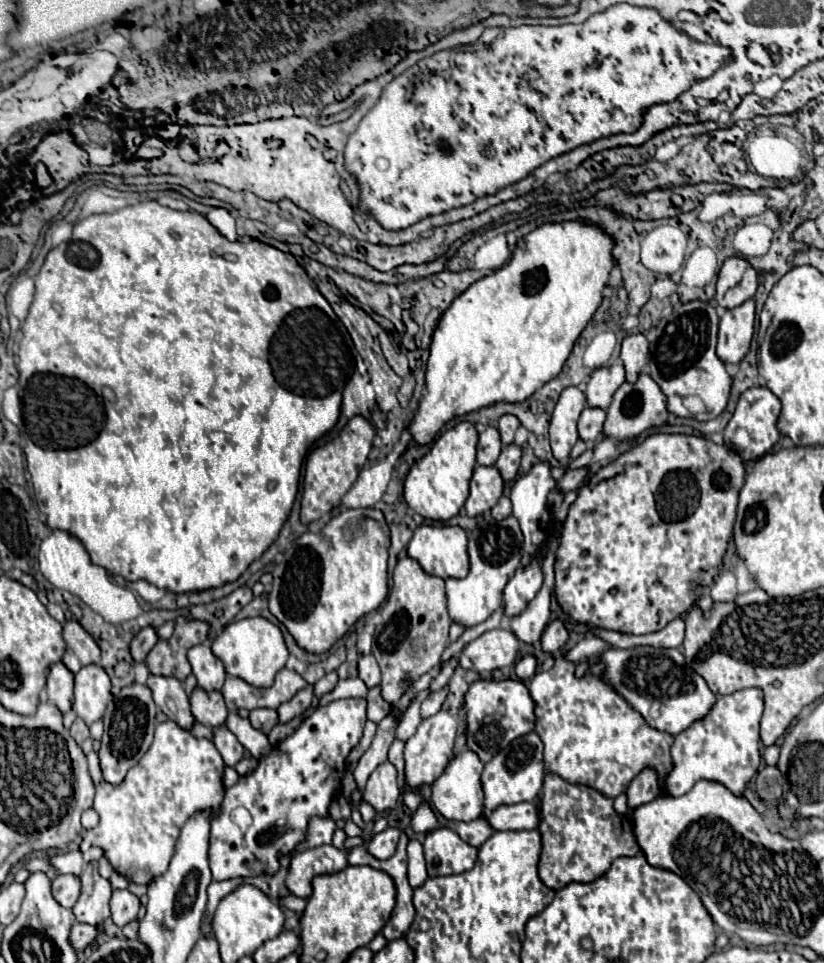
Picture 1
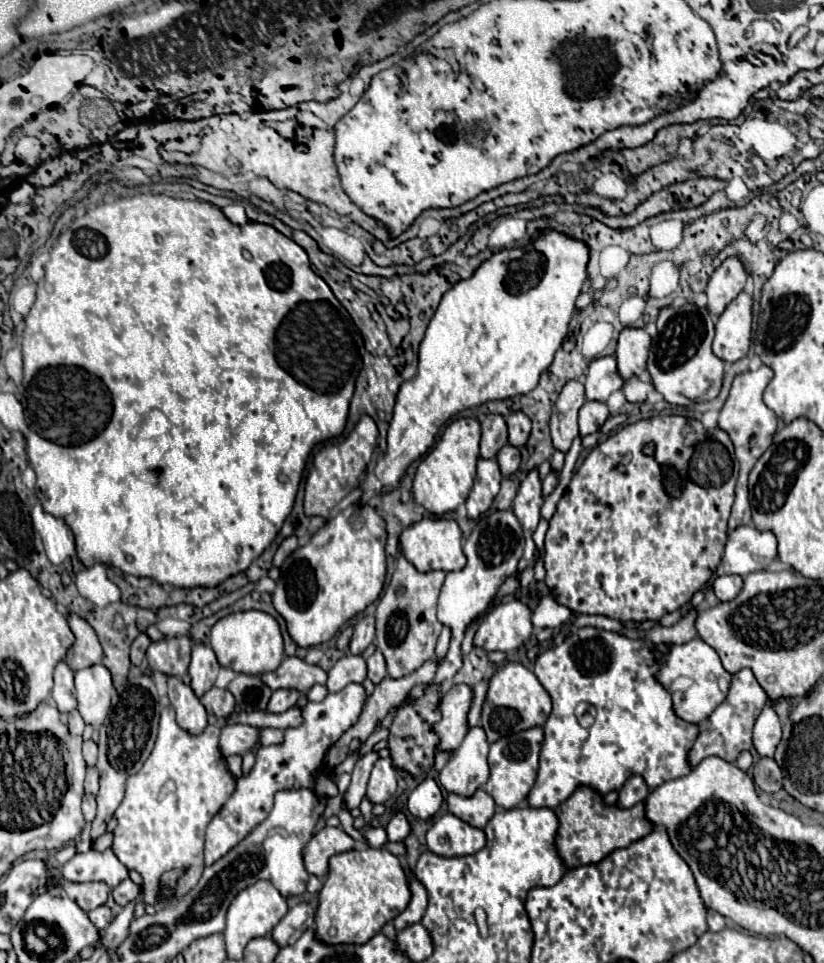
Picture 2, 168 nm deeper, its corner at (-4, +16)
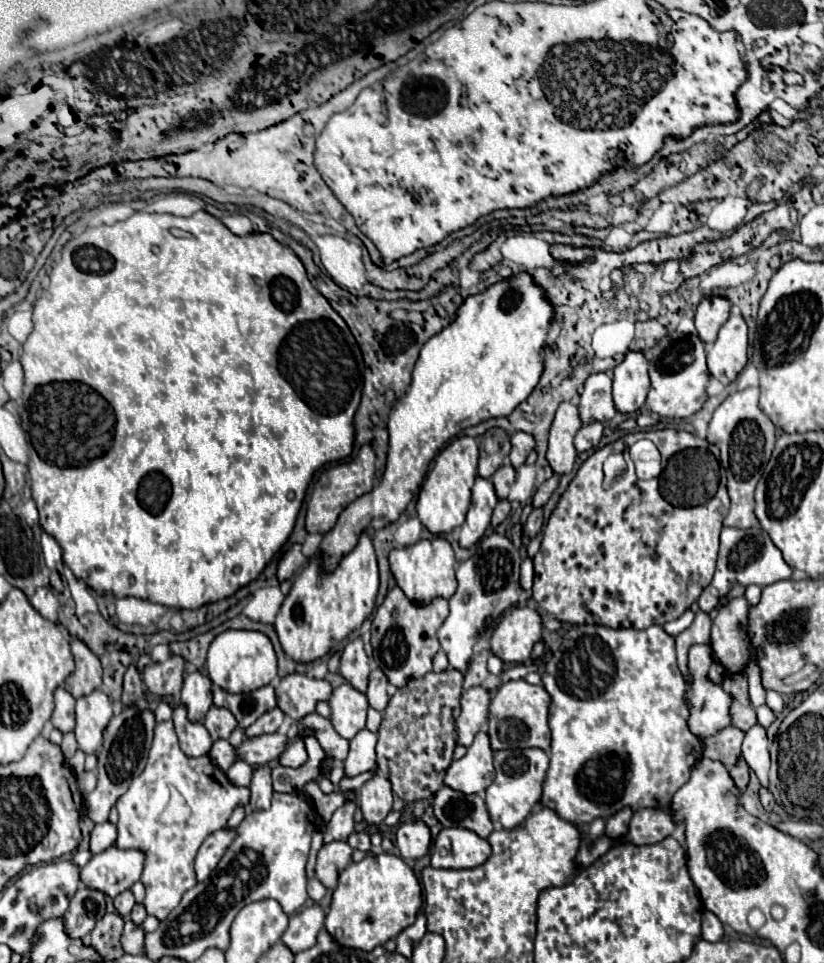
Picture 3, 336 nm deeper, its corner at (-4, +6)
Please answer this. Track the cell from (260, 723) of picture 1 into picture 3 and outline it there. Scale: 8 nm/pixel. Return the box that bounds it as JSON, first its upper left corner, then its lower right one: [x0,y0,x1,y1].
[213,686,277,728]

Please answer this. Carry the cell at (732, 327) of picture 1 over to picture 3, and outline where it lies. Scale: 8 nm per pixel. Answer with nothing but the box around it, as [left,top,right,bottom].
[707,312,747,384]

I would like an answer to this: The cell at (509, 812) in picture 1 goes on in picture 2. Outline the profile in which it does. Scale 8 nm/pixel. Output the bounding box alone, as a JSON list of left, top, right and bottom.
[527,626,699,808]

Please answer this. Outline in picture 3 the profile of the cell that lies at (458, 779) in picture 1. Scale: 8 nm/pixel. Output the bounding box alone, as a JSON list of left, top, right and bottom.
[445,732,493,794]

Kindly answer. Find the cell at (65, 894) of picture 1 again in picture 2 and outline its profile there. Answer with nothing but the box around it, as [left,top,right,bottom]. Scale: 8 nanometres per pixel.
[61,848,129,888]

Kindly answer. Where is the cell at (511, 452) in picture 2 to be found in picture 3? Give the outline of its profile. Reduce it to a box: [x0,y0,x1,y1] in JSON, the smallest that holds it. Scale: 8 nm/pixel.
[491,462,515,498]

